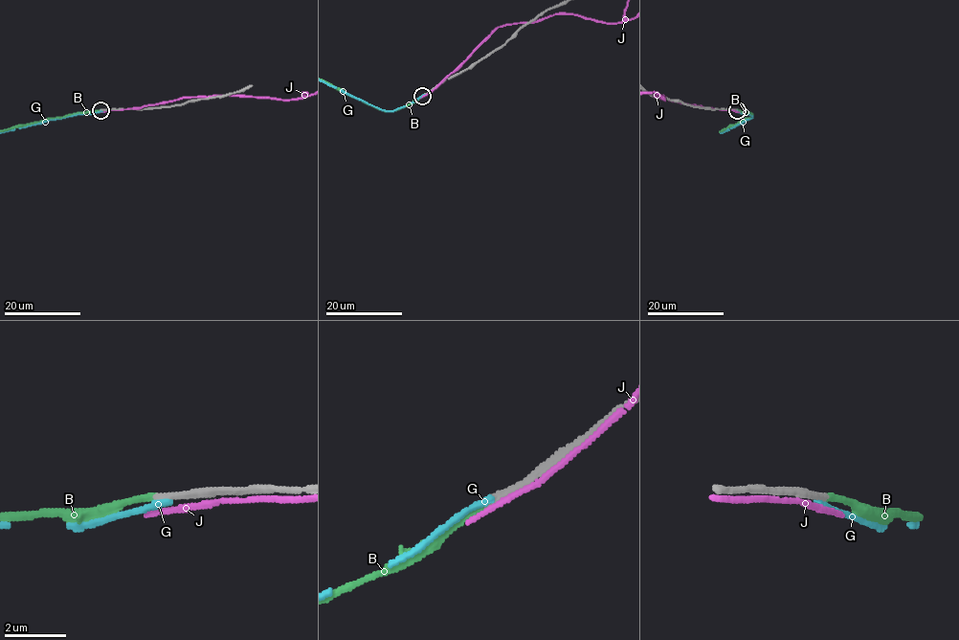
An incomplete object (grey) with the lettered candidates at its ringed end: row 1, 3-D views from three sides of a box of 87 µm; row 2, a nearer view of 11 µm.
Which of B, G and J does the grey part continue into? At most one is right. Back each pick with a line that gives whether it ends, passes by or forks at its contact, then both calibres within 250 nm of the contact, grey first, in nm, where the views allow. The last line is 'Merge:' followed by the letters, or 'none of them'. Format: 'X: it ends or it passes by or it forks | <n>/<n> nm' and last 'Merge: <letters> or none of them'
B: it ends | 240/200 nm
Merge: B

